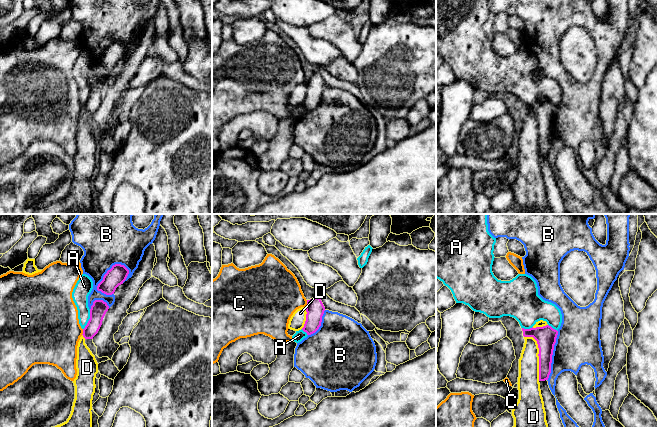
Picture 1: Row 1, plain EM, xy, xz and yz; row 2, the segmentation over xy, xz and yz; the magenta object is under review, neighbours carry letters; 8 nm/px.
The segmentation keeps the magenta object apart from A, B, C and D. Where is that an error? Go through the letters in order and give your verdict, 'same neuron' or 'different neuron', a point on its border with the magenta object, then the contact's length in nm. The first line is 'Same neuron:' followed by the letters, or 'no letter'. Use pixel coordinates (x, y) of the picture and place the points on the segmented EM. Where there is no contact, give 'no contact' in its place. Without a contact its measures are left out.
Same neuron: no letter
A: different neuron; meets magenta in xy at (89, 319); contact 180 nm long
B: different neuron; meets magenta in xy at (110, 269); contact 320 nm long
C: different neuron; meets magenta in xy at (83, 332); contact 50 nm long
D: different neuron; meets magenta in yz at (538, 355); contact 380 nm long

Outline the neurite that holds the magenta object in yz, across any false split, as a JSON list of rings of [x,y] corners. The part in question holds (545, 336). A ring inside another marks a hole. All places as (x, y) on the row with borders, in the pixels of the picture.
[[[551,326],[522,328],[524,337],[533,337],[539,348],[539,381],[548,380],[551,373],[552,355],[558,331]]]

